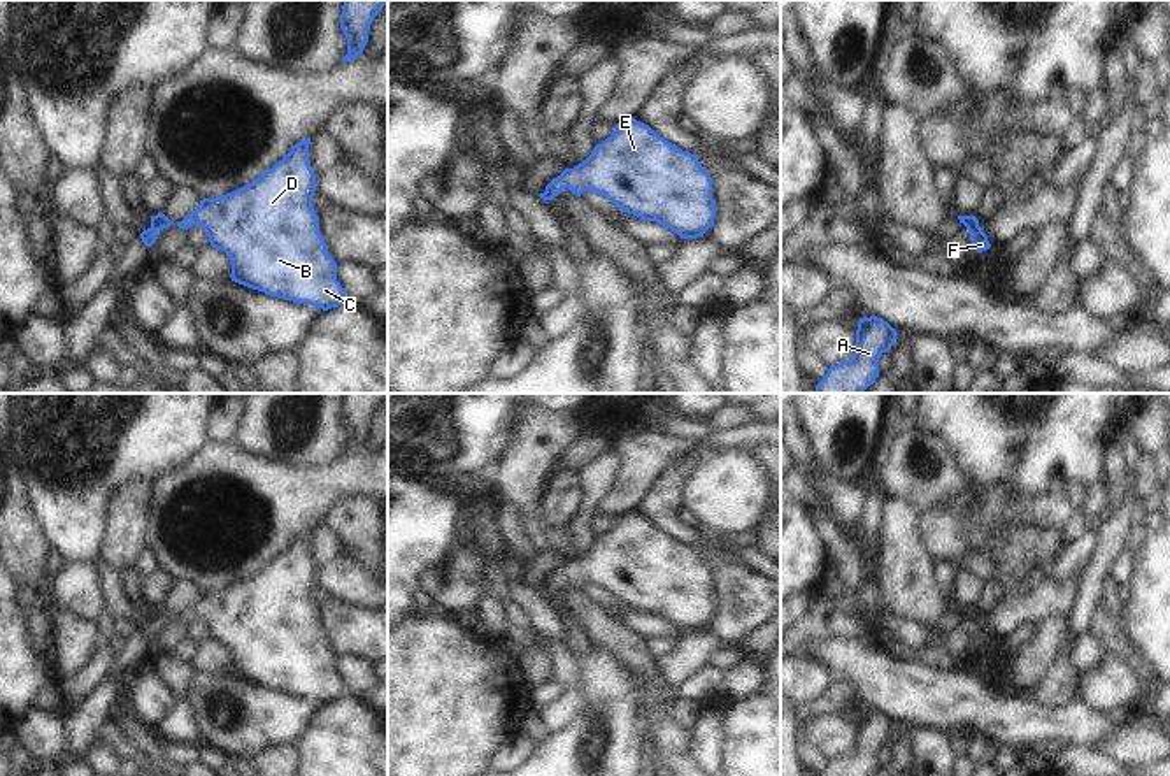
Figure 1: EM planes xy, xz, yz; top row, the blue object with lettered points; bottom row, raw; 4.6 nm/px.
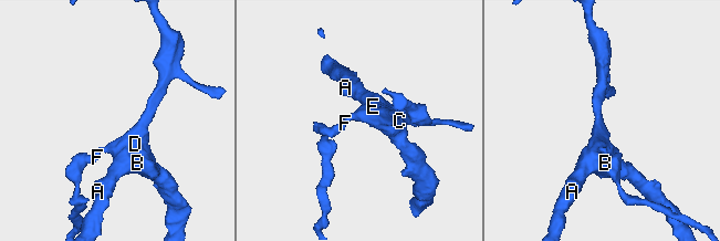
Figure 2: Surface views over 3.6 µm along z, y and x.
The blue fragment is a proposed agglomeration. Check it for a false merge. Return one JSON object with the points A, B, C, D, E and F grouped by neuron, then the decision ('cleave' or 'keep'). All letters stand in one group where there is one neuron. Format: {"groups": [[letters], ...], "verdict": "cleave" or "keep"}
{"groups": [["A", "B", "C", "D", "E", "F"]], "verdict": "keep"}

